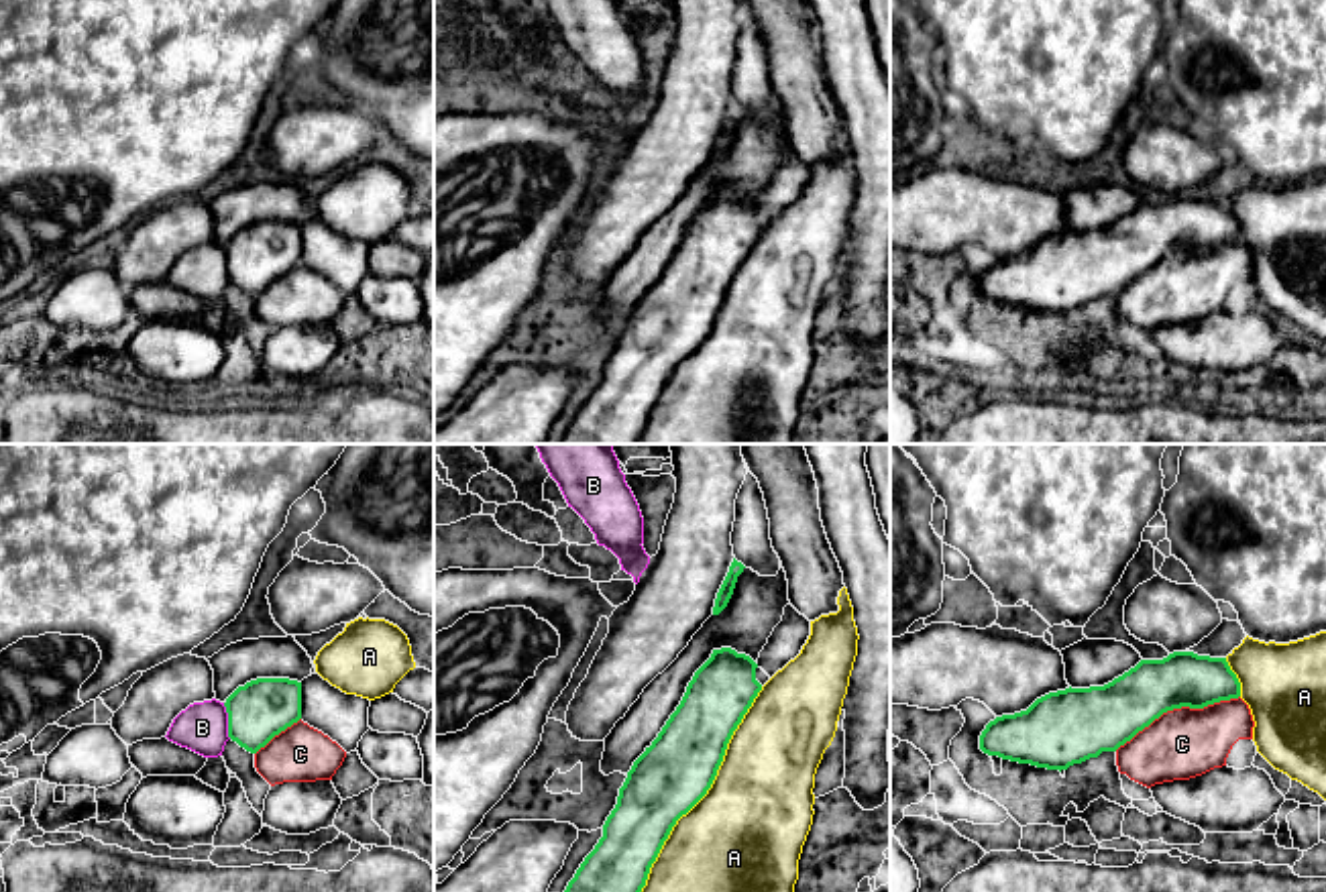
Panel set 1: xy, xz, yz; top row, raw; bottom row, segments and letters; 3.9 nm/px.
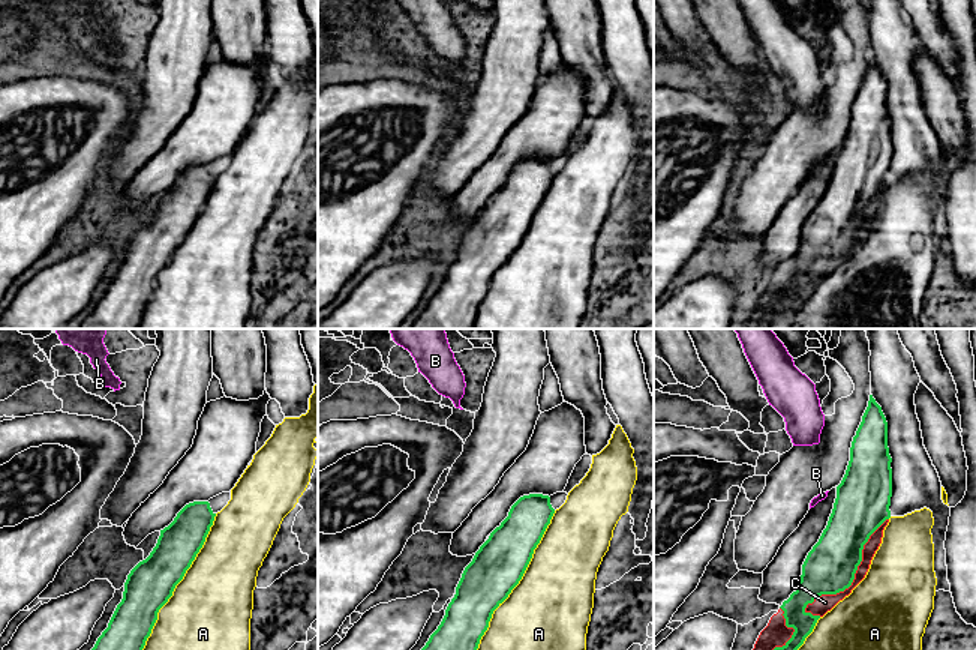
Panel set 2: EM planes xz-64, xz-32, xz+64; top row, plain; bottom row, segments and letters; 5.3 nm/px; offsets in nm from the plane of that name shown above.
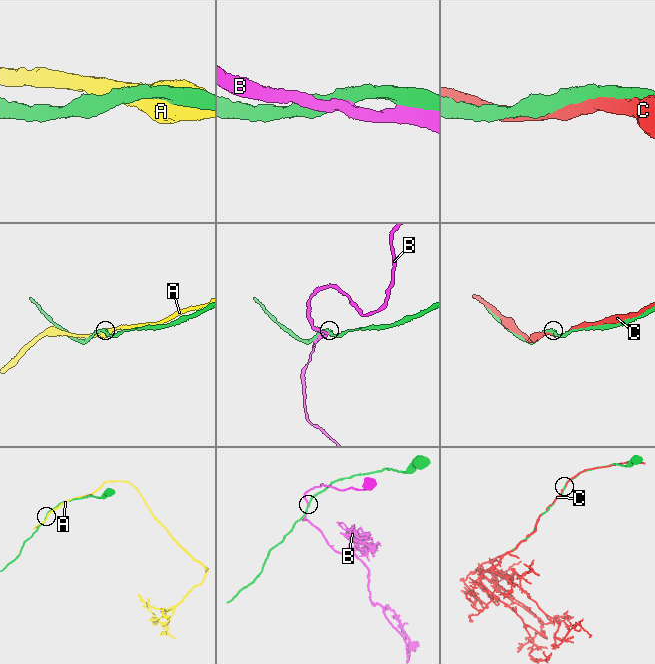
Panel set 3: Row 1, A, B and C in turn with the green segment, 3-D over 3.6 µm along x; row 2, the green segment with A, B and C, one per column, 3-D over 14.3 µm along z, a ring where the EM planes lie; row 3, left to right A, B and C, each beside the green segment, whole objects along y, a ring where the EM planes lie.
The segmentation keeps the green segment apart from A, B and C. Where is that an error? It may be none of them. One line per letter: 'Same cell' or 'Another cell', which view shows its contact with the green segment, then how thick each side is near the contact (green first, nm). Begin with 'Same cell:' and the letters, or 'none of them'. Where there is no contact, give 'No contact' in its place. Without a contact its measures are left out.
Same cell: C
A: Another cell. Touches green in xz. Thickness 300 nm (green) against 480 nm
B: Another cell. Touches green in xy. Thickness 240 nm (green) against 200 nm
C: Same cell. Touches green in yz. Thickness 240 nm (green) against 280 nm

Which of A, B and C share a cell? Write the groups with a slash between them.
A / B / C

